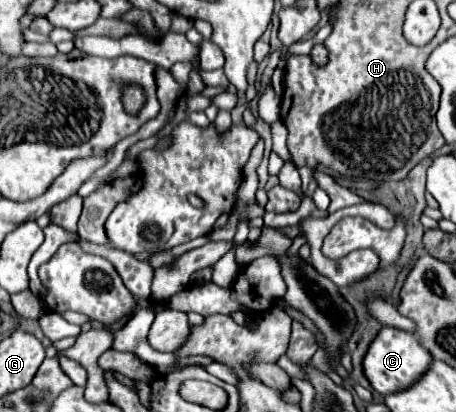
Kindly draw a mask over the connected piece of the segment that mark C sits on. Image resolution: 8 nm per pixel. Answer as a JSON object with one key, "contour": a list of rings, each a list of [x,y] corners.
{"contour":[[[382,327],[374,341],[368,345],[368,351],[362,359],[362,369],[372,389],[380,395],[386,395],[412,385],[428,369],[430,361],[430,353],[418,343],[418,339],[412,333],[394,327]]]}

